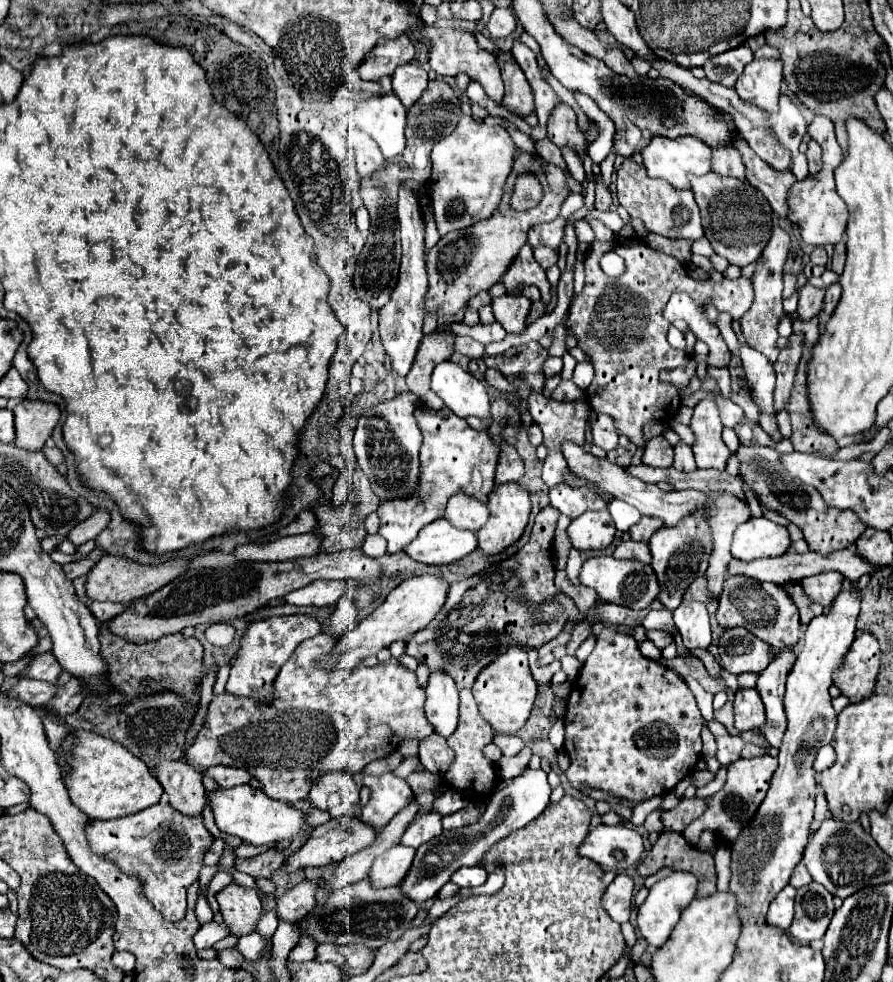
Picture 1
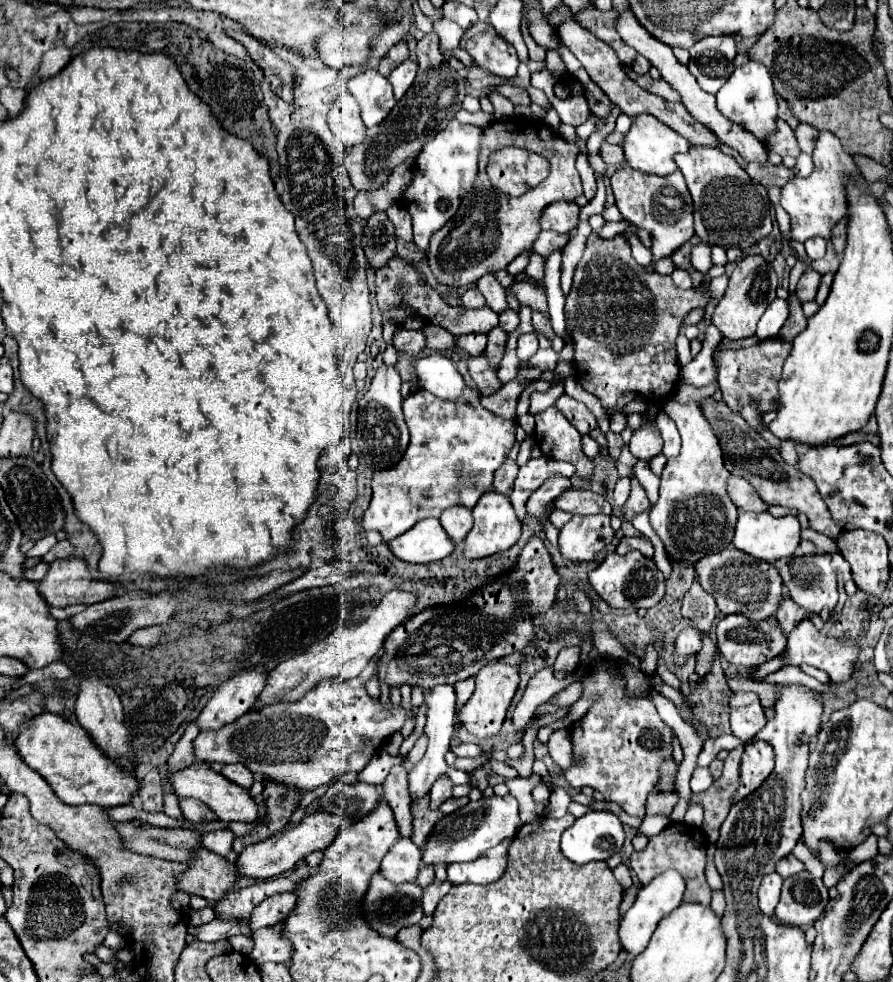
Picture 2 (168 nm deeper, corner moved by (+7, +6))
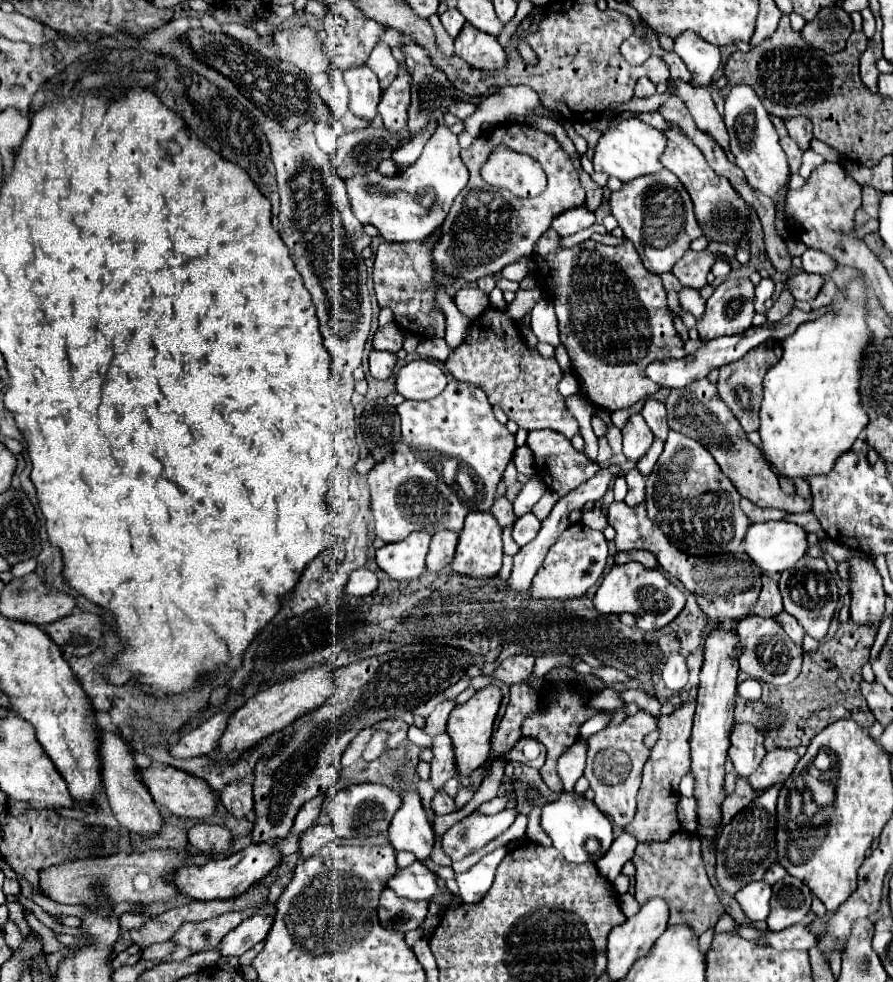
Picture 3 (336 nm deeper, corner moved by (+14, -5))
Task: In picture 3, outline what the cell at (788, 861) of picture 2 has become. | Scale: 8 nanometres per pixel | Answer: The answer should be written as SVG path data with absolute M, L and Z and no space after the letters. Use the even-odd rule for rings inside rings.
M773 863L767 871L765 871L765 875L763 875L763 881L767 881L769 885L773 885L773 883L777 883L777 881L781 881L783 877L787 875L787 871L779 865L779 863Z

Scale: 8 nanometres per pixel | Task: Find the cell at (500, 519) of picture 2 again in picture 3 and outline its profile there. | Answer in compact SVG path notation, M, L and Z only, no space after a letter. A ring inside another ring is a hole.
M469 513L465 519L465 527L459 533L457 551L453 557L453 571L459 575L467 575L473 579L493 579L497 577L501 569L501 557L503 557L503 541L501 541L501 529L497 527L497 521L491 513Z

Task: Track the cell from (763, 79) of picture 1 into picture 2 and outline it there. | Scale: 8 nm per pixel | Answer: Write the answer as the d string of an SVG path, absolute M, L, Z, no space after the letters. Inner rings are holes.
M750 60L742 66L738 66L732 72L732 76L728 78L728 82L718 90L716 100L718 100L718 110L724 116L728 116L730 120L748 128L748 132L752 132L760 140L764 140L766 134L774 132L774 128L776 128L774 118L778 114L778 104L776 104L776 92L774 92L770 74L764 64Z

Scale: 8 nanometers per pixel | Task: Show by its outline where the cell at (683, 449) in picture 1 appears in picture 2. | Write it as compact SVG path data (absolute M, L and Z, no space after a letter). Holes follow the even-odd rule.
M660 412L656 416L656 426L664 440L664 450L662 450L664 456L674 458L680 452L680 434L676 430L676 424L672 424L672 420L668 420L668 416L664 412Z

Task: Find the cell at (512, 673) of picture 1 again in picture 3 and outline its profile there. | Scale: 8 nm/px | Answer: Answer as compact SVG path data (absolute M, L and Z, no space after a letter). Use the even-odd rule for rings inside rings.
M485 687L479 693L475 693L465 705L457 705L447 721L447 733L453 739L455 747L455 761L457 761L457 773L463 777L469 777L477 767L481 767L487 761L489 755L489 743L493 733L493 723L497 709L501 705L501 691L499 687Z

